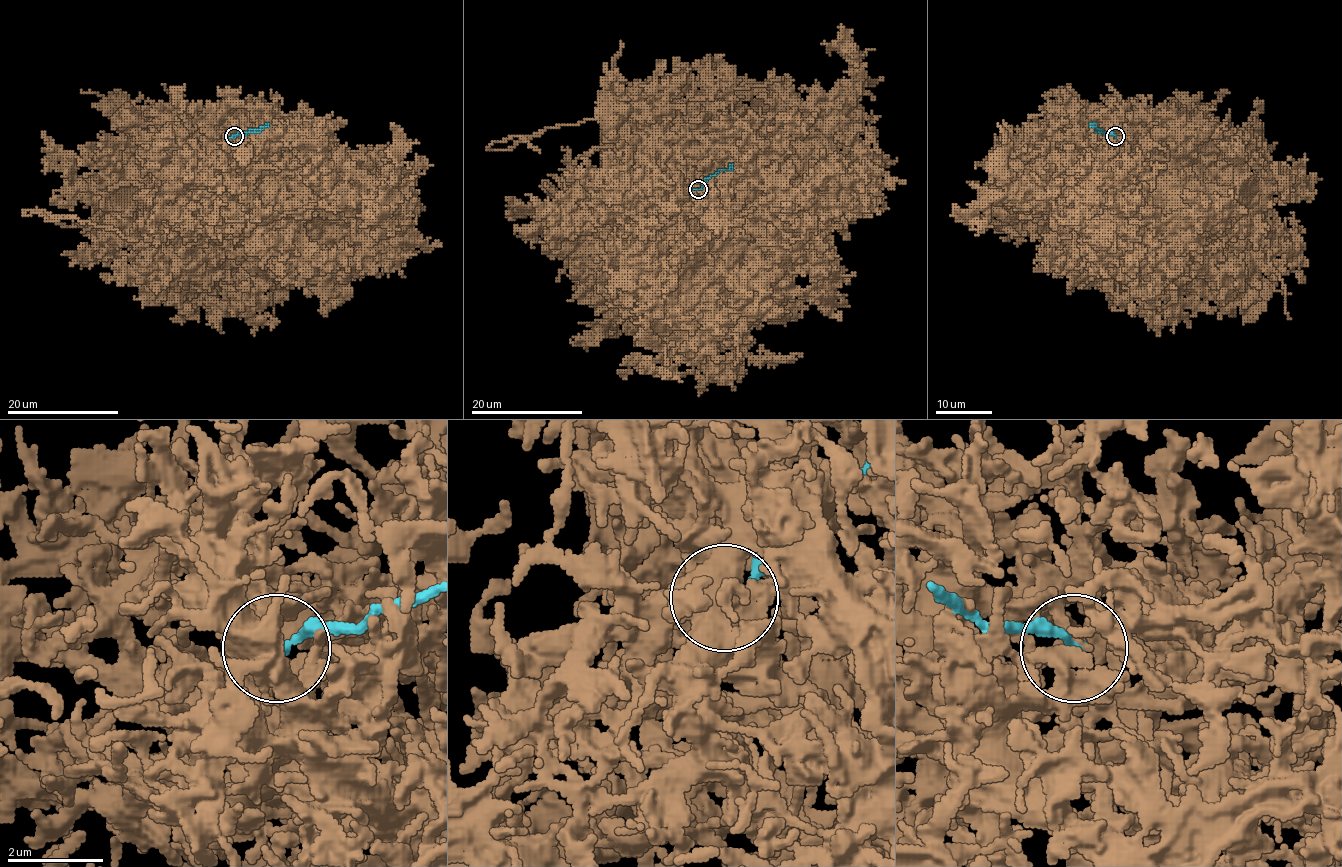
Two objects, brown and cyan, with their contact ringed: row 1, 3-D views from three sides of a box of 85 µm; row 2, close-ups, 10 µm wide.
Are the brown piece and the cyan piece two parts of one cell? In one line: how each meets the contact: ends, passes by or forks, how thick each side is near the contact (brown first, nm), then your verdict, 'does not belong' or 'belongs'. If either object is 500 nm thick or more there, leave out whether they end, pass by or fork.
brown ends there; cyan ends there; 220 nm thick on the brown side, 240 nm on the other; does not belong

